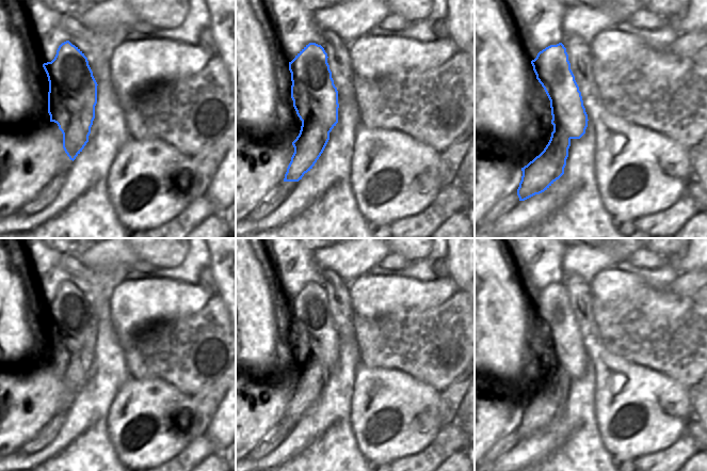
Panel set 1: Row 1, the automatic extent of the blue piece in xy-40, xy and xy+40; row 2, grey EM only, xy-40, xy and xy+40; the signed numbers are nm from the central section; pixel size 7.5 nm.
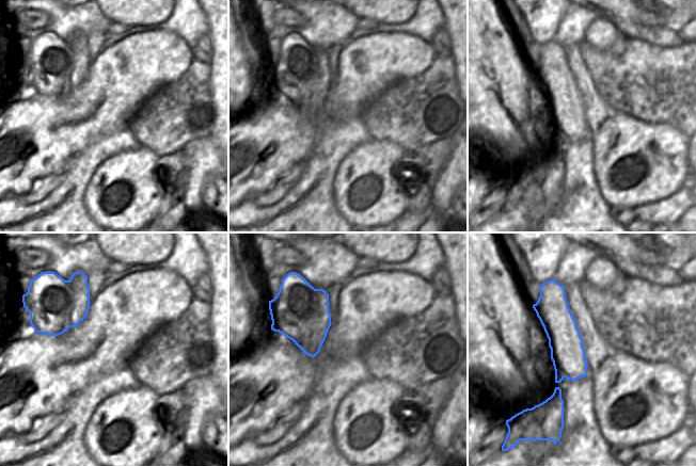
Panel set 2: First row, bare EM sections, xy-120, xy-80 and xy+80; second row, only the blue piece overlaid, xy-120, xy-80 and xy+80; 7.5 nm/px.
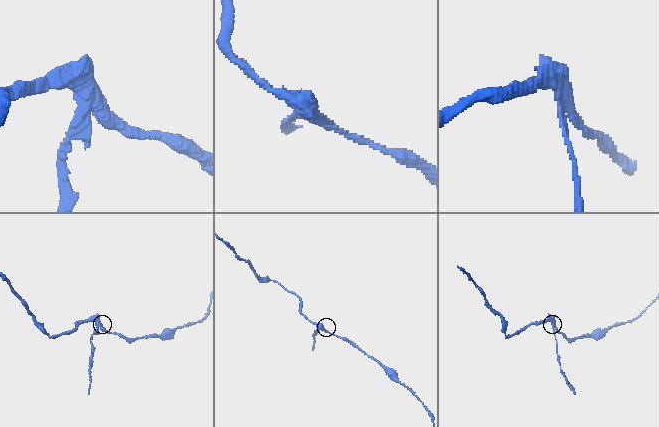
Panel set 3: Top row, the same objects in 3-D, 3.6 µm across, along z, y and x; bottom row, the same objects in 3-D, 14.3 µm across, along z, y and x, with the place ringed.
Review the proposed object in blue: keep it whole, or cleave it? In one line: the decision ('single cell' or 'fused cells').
fused cells

